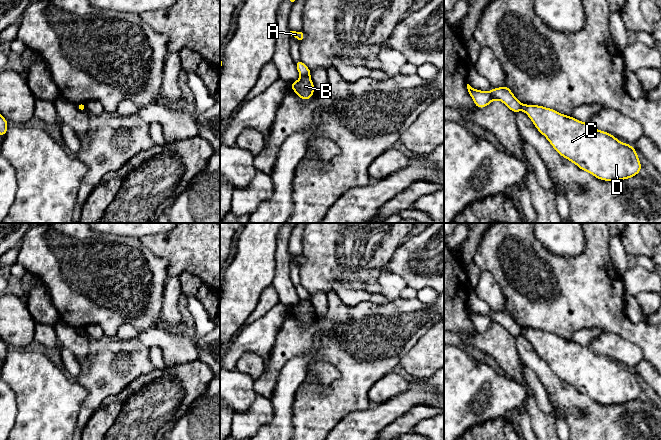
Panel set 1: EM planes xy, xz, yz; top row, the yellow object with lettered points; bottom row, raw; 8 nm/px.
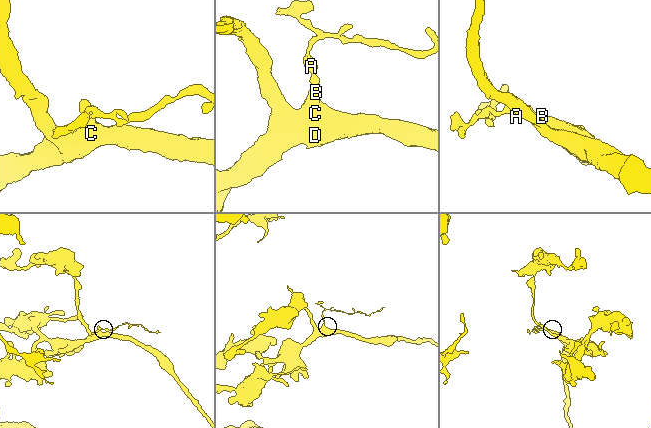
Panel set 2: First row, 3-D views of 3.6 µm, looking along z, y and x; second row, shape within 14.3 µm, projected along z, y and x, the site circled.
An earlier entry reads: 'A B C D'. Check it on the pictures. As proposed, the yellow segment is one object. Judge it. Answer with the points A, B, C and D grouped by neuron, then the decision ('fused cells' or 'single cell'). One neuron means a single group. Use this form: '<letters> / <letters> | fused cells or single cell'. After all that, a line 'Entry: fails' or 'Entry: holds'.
A / B C D | fused cells
Entry: fails

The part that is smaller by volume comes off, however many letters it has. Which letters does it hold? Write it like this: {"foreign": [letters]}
{"foreign": ["A"]}

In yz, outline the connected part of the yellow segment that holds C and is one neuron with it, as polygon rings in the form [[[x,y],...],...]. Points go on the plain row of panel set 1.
[[[522,328],[521,334],[528,339],[538,355],[562,381],[599,404],[625,404],[639,398],[642,390],[636,374],[630,368],[621,367],[613,359],[597,354],[590,347],[578,345],[550,332]]]

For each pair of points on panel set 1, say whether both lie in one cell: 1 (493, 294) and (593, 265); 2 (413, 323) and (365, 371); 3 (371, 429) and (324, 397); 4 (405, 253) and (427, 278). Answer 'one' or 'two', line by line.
1: two
2: one
3: two
4: one

